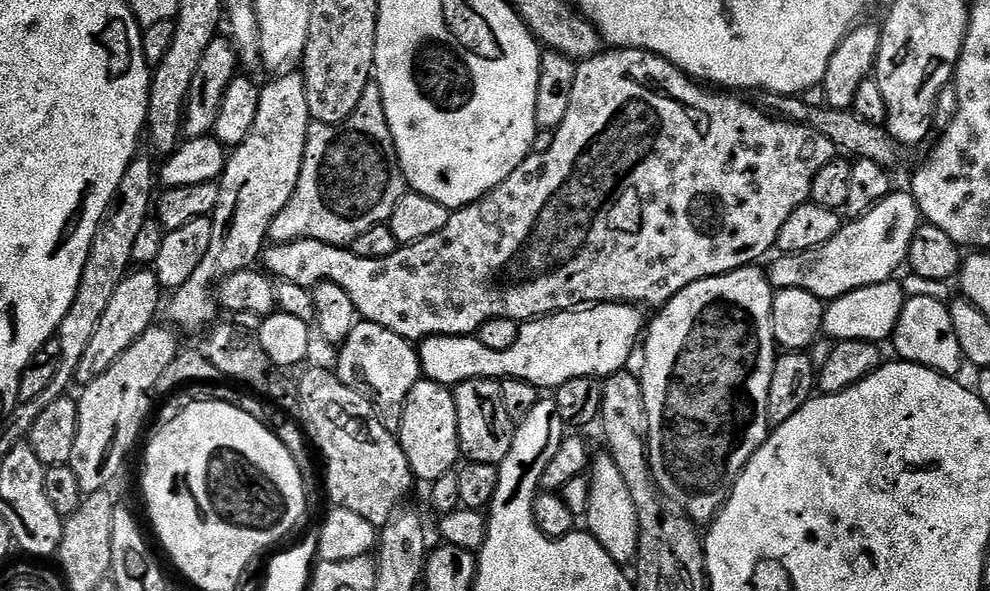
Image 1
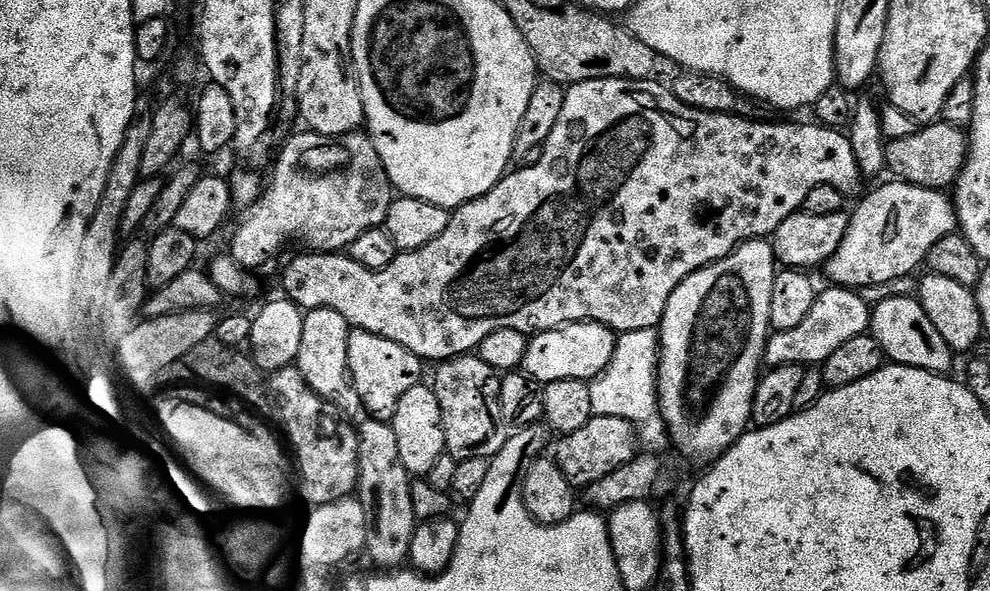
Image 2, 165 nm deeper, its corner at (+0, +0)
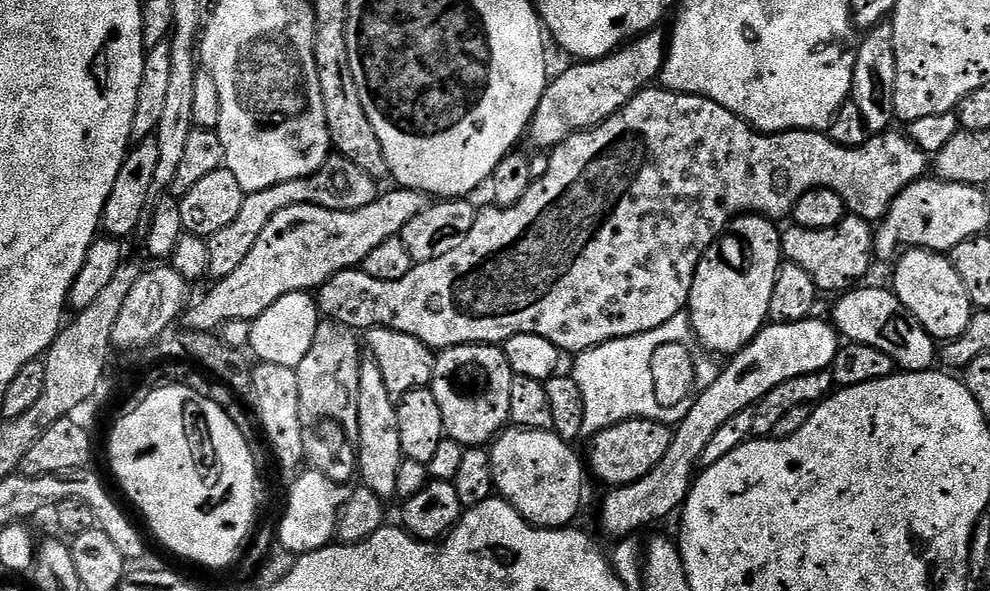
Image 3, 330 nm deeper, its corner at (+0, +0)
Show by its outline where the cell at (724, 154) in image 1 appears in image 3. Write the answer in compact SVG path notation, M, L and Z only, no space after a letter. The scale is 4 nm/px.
M649 86L608 120L603 120L601 124L589 128L586 132L574 133L568 140L551 149L550 170L545 177L532 181L526 194L517 204L509 208L481 207L476 214L474 230L470 230L470 234L462 238L462 246L458 246L458 250L450 250L450 254L434 258L434 262L413 264L410 274L406 274L406 278L398 282L378 282L378 278L370 278L370 274L366 274L360 268L347 268L327 280L315 293L314 299L321 317L336 320L353 330L369 328L398 330L402 334L410 334L410 338L418 338L418 342L433 350L453 348L459 344L500 346L505 340L521 332L538 334L538 338L554 342L554 346L560 349L561 353L579 354L611 340L637 336L654 330L662 326L662 322L670 322L674 314L685 311L698 262L706 254L708 247L728 231L729 224L738 216L755 214L766 216L773 222L780 222L783 216L784 219L791 217L792 208L798 202L798 198L806 194L806 190L829 188L844 199L844 207L851 215L861 216L863 220L869 222L883 220L894 198L898 198L898 194L906 190L906 186L910 186L915 180L925 179L927 172L924 171L927 168L929 171L930 168L929 153L923 152L903 131L896 131L889 130L873 135L861 148L838 146L824 132L765 134L757 132L751 124L747 124L730 110L718 106L718 102L707 100L704 96L688 96L684 92L669 92L663 86Z

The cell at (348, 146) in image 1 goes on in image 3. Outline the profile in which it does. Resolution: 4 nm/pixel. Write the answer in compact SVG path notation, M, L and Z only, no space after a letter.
M339 154L329 155L328 161L312 176L301 180L282 182L278 186L270 186L261 192L250 192L245 195L242 202L242 210L238 210L238 218L226 226L226 230L218 230L218 234L207 237L208 249L210 250L209 277L213 281L226 278L226 274L234 274L234 269L242 266L246 254L258 242L258 234L262 234L266 222L278 214L278 210L286 210L286 206L302 206L313 204L319 208L330 210L358 210L362 206L370 206L378 199L377 181L373 180L370 174L358 170L354 162L350 162L345 156Z

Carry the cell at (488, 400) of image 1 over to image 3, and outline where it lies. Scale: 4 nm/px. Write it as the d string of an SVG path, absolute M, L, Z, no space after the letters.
M459 344L445 348L436 357L434 374L430 385L438 407L442 409L442 426L447 439L464 445L465 448L483 448L509 427L510 386L512 385L512 367L506 362L503 347L494 344Z

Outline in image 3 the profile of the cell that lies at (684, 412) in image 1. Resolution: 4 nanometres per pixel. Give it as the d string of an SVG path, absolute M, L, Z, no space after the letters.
M738 216L729 224L728 231L708 247L706 254L698 262L686 311L692 321L695 339L700 344L704 343L709 348L705 348L709 353L721 352L724 358L731 358L741 352L761 332L764 325L769 323L770 297L774 295L774 282L782 263L781 235L781 229L766 216Z

